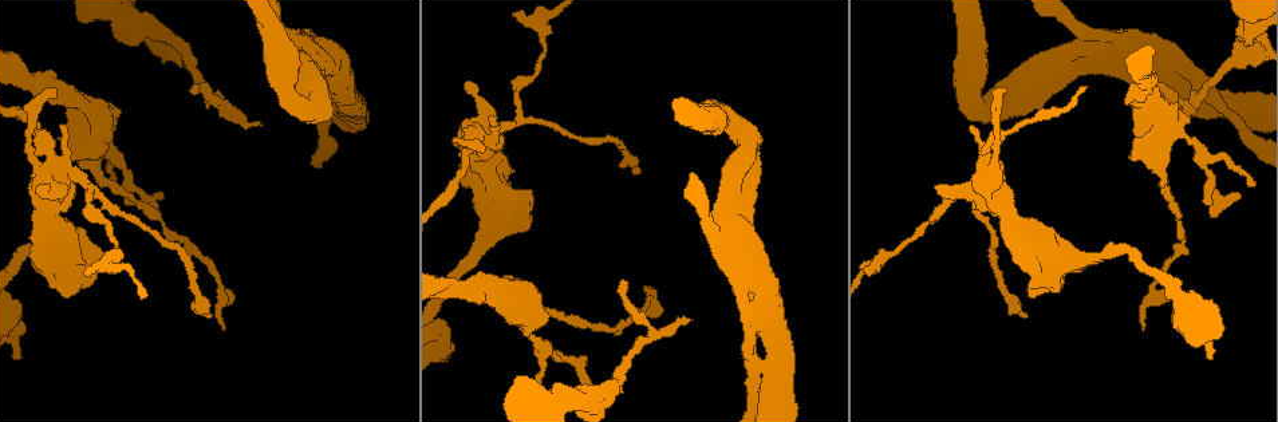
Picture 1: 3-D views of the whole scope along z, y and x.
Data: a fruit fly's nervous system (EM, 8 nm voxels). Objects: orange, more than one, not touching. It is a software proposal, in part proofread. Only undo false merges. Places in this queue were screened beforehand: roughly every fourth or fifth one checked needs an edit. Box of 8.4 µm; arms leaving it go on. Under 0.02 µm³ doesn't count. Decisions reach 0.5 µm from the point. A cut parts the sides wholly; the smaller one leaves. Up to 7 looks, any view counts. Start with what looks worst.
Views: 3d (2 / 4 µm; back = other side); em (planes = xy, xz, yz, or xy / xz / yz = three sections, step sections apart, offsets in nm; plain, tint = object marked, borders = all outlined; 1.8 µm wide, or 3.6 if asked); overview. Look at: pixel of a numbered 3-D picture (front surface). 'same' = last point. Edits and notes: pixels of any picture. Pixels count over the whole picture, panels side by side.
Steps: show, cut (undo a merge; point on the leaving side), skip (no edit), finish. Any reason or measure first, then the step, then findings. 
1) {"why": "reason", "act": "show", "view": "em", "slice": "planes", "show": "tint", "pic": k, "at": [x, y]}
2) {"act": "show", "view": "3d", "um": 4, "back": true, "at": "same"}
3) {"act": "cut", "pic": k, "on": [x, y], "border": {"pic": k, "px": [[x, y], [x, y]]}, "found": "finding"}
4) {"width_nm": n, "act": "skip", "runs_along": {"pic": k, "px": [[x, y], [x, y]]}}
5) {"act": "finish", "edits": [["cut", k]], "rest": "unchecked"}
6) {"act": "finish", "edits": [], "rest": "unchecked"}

{"why": "arms run side by side", "act": "show", "view": "3d", "um": 4, "pic": 1, "at": [1163, 58]}

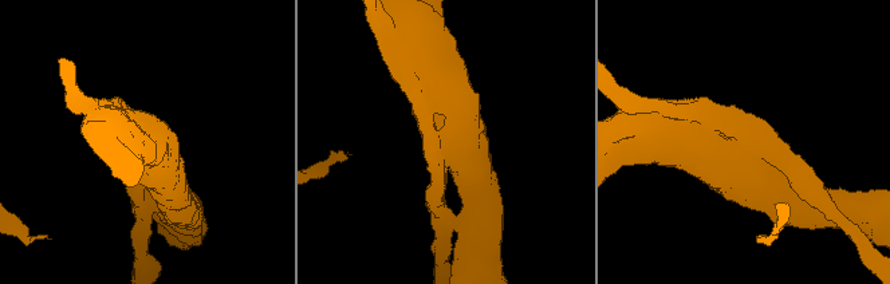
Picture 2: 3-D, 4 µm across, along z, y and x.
{"act": "show", "view": "em", "um": 3.6, "slice": "yz", "step": 8, "show": "tint", "pic": 2, "at": [436, 137]}

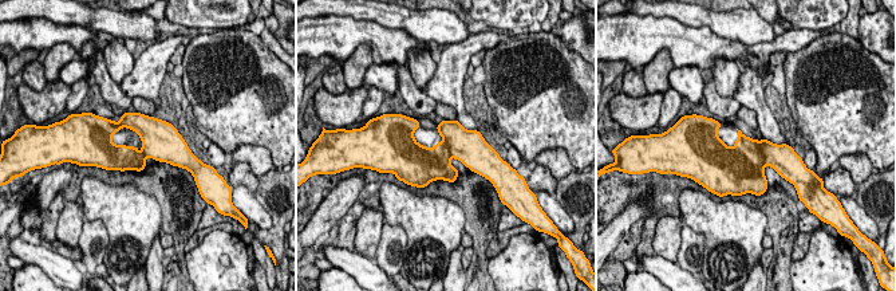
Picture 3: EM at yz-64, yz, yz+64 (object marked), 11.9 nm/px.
{"act": "skip", "found": "one neuron here"}

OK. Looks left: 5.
{"why": "abrupt turn", "act": "show", "view": "em", "slice": "xz", "step": 8, "show": "tint", "pic": 1, "at": [652, 337]}

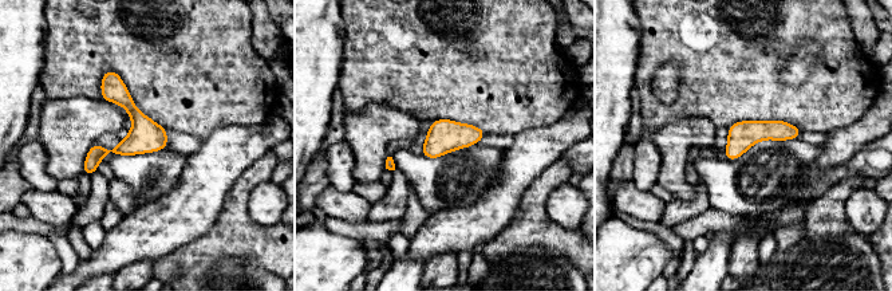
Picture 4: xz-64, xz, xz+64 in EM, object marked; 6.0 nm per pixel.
{"act": "skip", "runs_along": {"pic": 4, "px": [[109, 74], [137, 134], [89, 170]]}, "found": "one neuron here"}

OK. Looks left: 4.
{"why": "abrupt turn", "act": "show", "view": "3d", "um": 2, "back": true, "pic": 1, "at": [747, 135]}

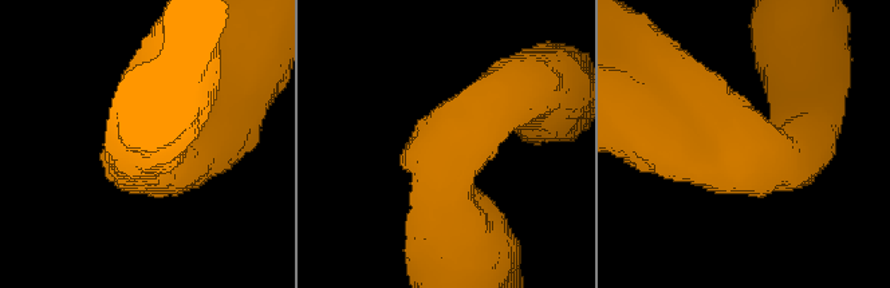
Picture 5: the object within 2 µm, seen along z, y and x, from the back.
{"why": "now the EM", "act": "show", "view": "em", "slice": "planes", "show": "plain", "pic": 5, "at": [753, 158]}

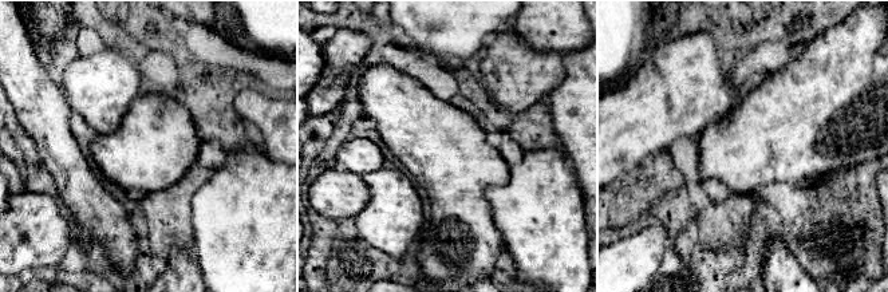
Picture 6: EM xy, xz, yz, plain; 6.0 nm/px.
{"act": "show", "view": "em", "slice": "planes", "show": "tint", "at": "same"}

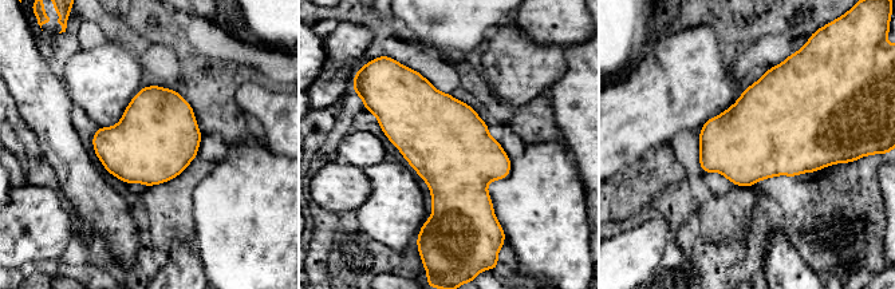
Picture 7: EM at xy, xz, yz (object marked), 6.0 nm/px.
{"act": "skip", "found": "continuous, no second neuron"}

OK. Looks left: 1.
{"act": "finish", "edits": [], "rest": "unchecked"}

